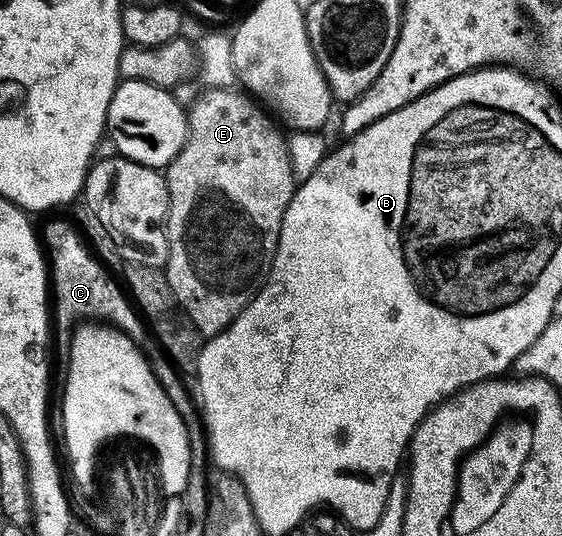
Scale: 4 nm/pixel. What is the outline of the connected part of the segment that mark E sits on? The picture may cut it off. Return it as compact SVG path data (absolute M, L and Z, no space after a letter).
M234 87L207 88L197 96L187 112L185 142L165 169L169 190L167 281L180 308L204 338L226 330L267 281L281 222L297 187L284 129L246 91L235 91Z

